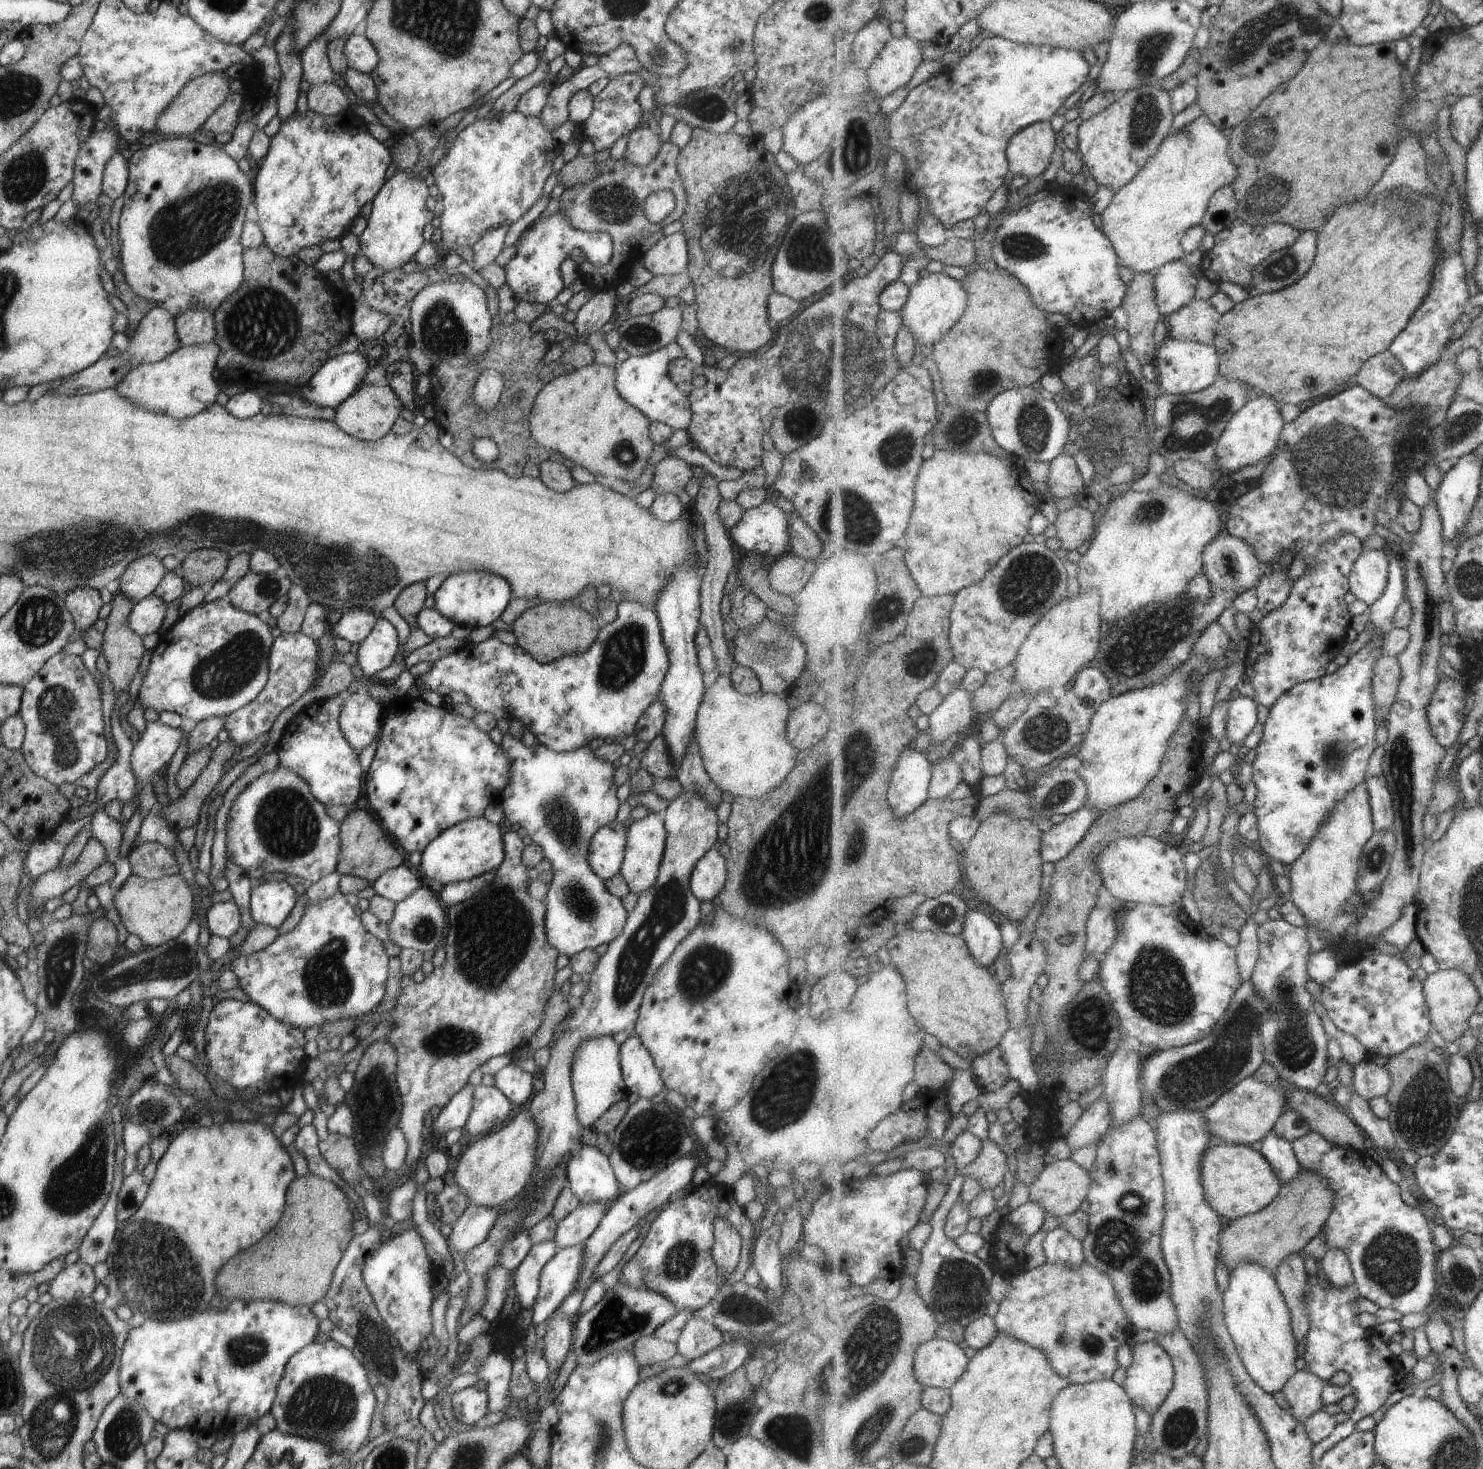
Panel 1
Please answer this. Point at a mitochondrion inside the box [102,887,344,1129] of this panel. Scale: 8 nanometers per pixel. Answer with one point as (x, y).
(151, 1109)

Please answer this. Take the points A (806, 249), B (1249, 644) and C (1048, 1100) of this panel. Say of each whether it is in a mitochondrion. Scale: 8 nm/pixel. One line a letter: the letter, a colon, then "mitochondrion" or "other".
A: mitochondrion
B: other
C: other

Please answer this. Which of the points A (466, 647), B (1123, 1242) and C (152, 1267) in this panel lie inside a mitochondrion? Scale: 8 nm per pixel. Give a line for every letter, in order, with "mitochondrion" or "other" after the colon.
A: other
B: mitochondrion
C: mitochondrion

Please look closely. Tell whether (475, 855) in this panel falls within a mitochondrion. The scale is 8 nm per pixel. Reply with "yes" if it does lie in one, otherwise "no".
no

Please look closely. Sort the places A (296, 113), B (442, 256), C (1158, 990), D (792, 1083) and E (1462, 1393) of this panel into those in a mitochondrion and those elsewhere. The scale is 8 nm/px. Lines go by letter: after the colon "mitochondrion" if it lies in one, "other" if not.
A: other
B: other
C: mitochondrion
D: mitochondrion
E: other

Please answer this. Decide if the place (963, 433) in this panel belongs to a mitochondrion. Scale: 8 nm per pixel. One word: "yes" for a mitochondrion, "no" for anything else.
yes

